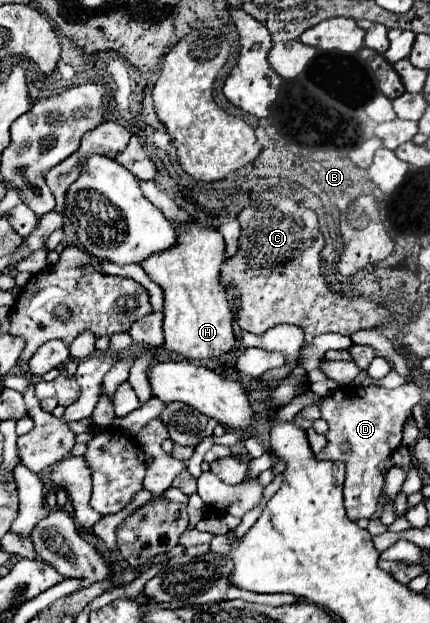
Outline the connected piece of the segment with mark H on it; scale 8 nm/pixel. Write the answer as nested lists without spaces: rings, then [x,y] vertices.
[[[192,219],[176,223],[176,245],[152,253],[140,265],[164,291],[164,347],[186,359],[212,359],[234,349],[232,311],[218,279],[220,265],[226,259],[222,235]]]

